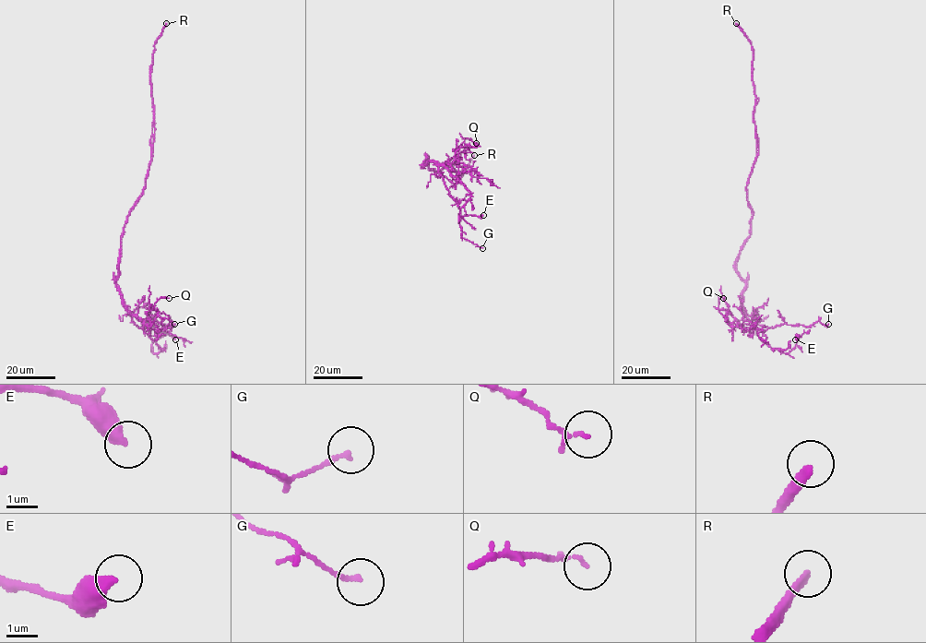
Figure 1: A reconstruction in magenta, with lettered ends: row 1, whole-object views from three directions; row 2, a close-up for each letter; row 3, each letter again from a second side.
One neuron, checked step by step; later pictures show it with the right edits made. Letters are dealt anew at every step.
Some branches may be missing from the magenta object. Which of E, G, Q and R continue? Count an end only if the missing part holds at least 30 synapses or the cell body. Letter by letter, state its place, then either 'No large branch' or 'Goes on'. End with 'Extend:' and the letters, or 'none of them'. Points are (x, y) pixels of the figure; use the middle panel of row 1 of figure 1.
E: Place: (483, 215). No large branch
G: Place: (482, 248). No large branch
Q: Place: (476, 143). No large branch
R: Place: (474, 155). Goes on
Extend: R

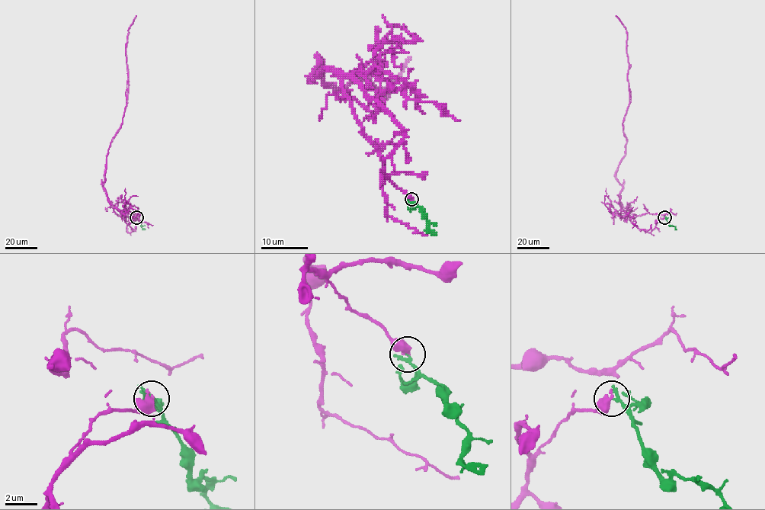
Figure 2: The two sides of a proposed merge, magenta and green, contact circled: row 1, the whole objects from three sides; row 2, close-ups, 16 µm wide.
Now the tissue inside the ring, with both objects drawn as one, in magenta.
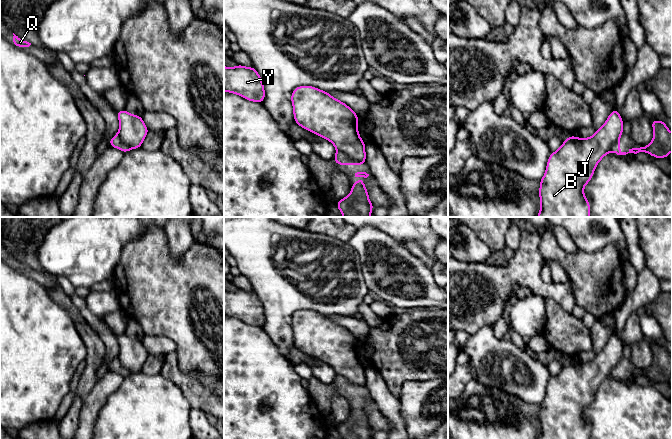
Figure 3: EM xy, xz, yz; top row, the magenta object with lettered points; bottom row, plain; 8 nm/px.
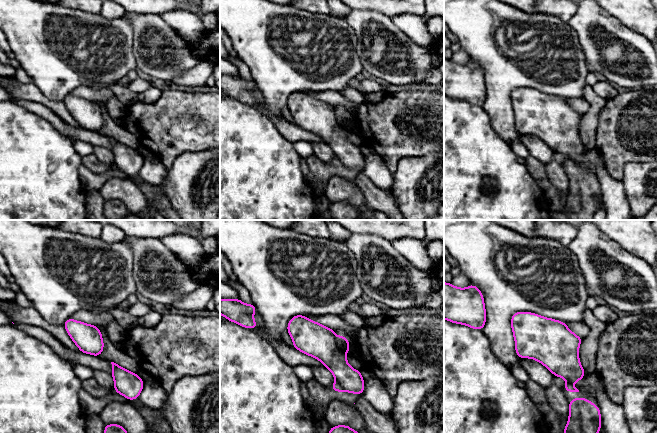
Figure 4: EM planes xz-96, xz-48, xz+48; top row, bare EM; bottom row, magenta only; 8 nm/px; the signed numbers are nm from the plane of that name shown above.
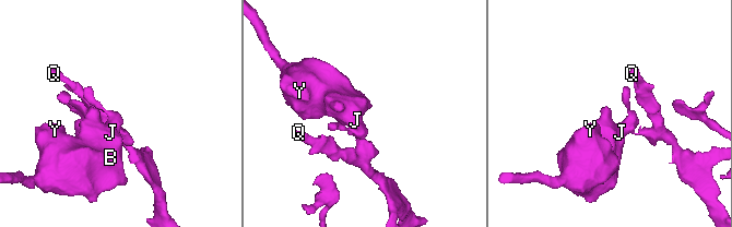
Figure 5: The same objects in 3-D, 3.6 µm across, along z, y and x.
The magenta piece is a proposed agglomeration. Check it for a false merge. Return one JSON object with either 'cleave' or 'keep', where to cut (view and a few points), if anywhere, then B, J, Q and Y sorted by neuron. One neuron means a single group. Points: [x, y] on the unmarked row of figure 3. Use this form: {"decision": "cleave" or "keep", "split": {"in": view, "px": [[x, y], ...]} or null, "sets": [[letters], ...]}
{"decision": "cleave", "split": {"in": "xz", "px": [[337, 375], [353, 384], [364, 386]]}, "sets": [["B", "J", "Y"], ["Q"]]}

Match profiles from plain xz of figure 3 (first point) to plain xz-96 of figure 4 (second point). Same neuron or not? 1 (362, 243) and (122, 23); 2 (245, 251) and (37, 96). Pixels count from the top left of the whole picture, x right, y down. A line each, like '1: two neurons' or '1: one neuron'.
1: two neurons
2: two neurons

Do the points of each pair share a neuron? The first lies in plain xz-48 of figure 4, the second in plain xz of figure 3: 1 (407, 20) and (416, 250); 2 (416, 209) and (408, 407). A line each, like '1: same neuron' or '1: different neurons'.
1: same neuron
2: same neuron

